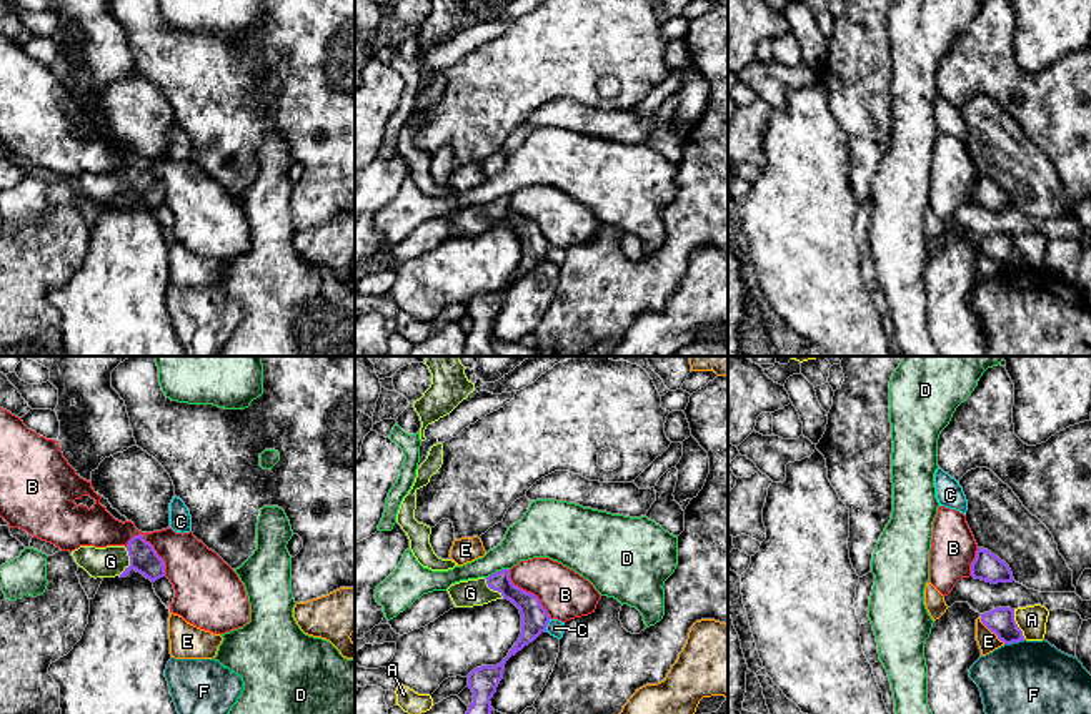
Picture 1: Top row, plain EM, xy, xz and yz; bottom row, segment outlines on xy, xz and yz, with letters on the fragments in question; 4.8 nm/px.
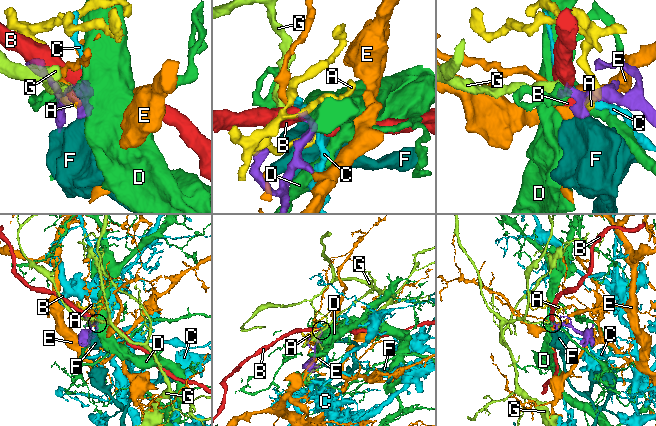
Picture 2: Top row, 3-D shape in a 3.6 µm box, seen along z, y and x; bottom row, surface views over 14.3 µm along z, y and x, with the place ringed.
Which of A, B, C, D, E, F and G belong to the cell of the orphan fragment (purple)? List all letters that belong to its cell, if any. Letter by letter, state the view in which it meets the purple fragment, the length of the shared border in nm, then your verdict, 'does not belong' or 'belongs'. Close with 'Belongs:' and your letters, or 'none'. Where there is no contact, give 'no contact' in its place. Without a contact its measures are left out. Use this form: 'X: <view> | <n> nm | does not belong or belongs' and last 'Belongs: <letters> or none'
A: yz | 160 nm | does not belong
B: xy | 260 nm | does not belong
C: xz | 80 nm | does not belong
D: xz | 130 nm | does not belong
E: yz | 180 nm | does not belong
F: yz | 110 nm | does not belong
G: xy | 140 nm | belongs
Belongs: G

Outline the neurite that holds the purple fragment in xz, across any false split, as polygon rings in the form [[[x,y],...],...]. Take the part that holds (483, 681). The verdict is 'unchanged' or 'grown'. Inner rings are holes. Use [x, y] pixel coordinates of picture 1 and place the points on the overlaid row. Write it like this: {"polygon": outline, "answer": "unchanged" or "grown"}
{"polygon": [[[510,569],[496,571],[488,578],[455,583],[446,591],[455,607],[473,607],[496,599],[508,599],[520,609],[521,634],[508,656],[496,666],[481,666],[468,674],[468,687],[473,692],[473,702],[468,704],[466,714],[491,714],[493,707],[490,699],[503,679],[506,661],[533,642],[541,632],[546,632],[551,617],[535,594],[511,583]]], "answer": "grown"}

